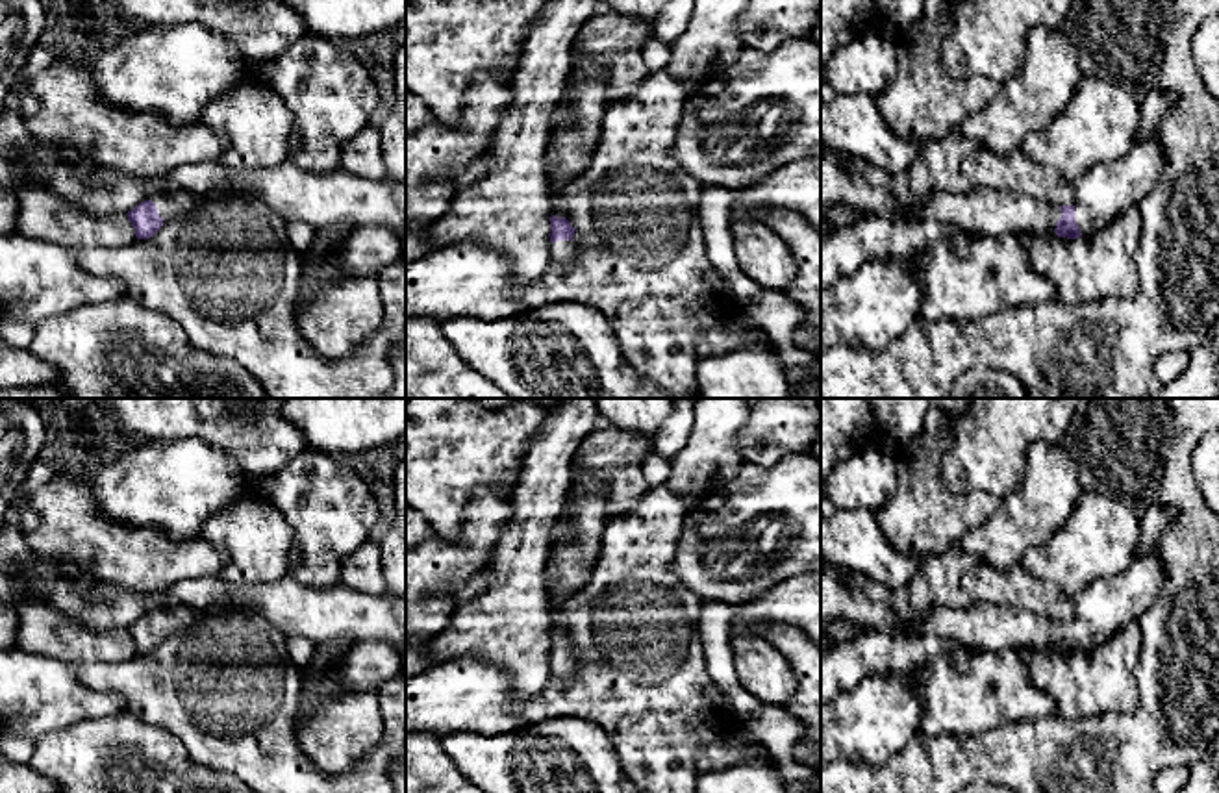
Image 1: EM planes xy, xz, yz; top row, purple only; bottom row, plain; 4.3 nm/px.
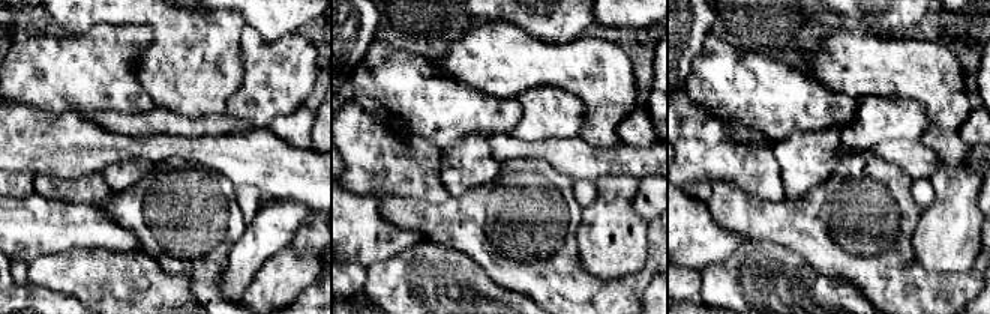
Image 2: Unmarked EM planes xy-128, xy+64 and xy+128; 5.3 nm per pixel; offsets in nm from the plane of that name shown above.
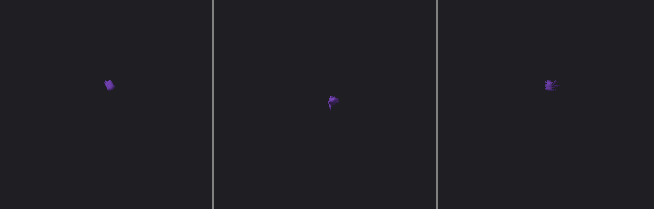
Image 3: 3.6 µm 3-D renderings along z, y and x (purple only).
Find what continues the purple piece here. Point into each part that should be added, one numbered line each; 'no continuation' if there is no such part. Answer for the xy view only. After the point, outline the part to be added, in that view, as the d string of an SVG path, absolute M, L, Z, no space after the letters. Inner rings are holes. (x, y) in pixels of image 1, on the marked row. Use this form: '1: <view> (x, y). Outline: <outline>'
1: xy (175, 201). Outline: M152 182L152 198L156 208L161 209L172 209L176 215L182 215L195 204L195 196L189 193L178 193L178 191L161 191L157 187L157 182Z

